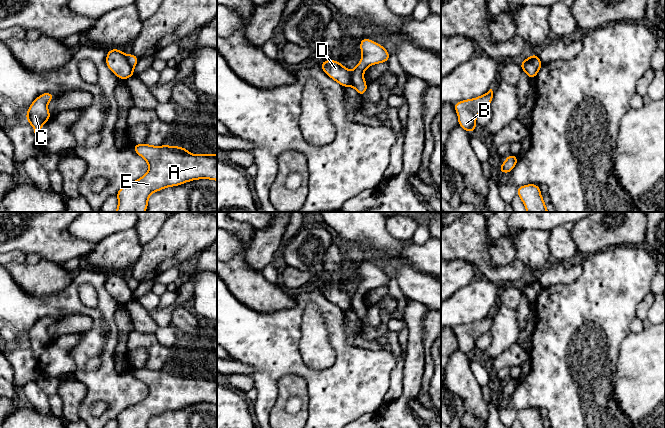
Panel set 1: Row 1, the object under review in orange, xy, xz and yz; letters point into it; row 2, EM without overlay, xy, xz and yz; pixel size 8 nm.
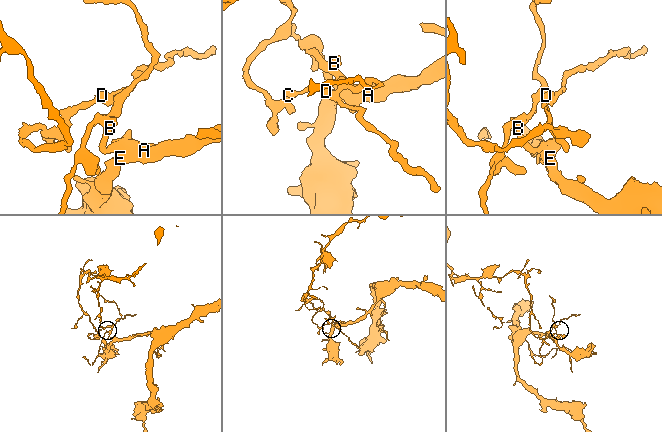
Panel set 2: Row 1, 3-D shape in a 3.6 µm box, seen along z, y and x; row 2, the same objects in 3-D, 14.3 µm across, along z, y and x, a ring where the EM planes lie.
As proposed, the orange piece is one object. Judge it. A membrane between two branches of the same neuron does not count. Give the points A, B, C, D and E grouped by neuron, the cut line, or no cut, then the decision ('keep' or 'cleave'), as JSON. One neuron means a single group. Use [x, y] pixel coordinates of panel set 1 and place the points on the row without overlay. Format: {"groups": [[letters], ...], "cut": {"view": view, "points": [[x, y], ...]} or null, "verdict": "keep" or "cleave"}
{"groups": [["A", "B", "E"], ["C", "D"]], "cut": {"view": "xz", "points": [[350, 297], [350, 303], [354, 310]]}, "verdict": "cleave"}

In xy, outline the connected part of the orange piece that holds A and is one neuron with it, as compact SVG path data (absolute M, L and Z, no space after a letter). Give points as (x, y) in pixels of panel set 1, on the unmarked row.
M145 367L133 368L133 374L147 385L149 394L141 402L117 415L118 428L148 428L148 422L153 416L160 415L166 411L174 411L198 403L217 405L216 378L194 379L189 377L184 371L172 371L170 369L152 370Z

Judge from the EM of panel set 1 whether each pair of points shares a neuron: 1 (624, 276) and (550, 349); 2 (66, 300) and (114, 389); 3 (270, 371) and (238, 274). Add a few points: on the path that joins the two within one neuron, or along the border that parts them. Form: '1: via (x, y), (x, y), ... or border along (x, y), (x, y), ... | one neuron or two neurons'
1: via (606, 295), (569, 332) | one neuron
2: via (91, 313), (107, 364) | one neuron
3: border along (231, 292), (242, 303), (252, 309), (272, 312) | two neurons

